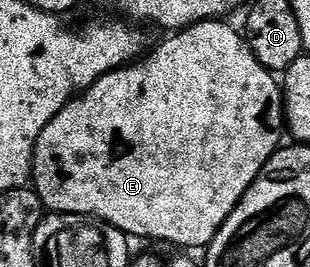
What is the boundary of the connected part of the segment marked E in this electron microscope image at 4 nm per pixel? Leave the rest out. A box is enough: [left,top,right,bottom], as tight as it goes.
[31,18,287,250]

